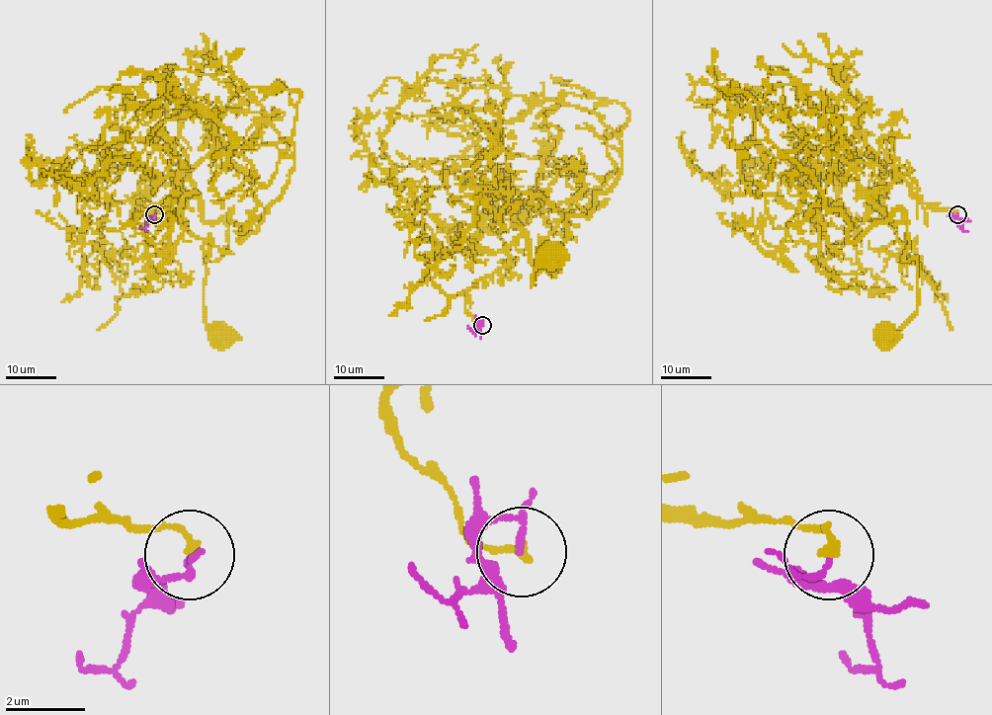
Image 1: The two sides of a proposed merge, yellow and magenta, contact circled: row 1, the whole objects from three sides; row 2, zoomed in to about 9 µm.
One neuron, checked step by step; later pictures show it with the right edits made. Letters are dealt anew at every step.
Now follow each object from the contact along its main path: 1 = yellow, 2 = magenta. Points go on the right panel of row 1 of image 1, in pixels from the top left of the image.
1: (956, 214), (923, 202), (897, 174), (867, 195), (906, 221), (902, 261), (915, 260), (918, 311), (888, 338)
2: (956, 214), (953, 216), (960, 220), (963, 228), (958, 226)

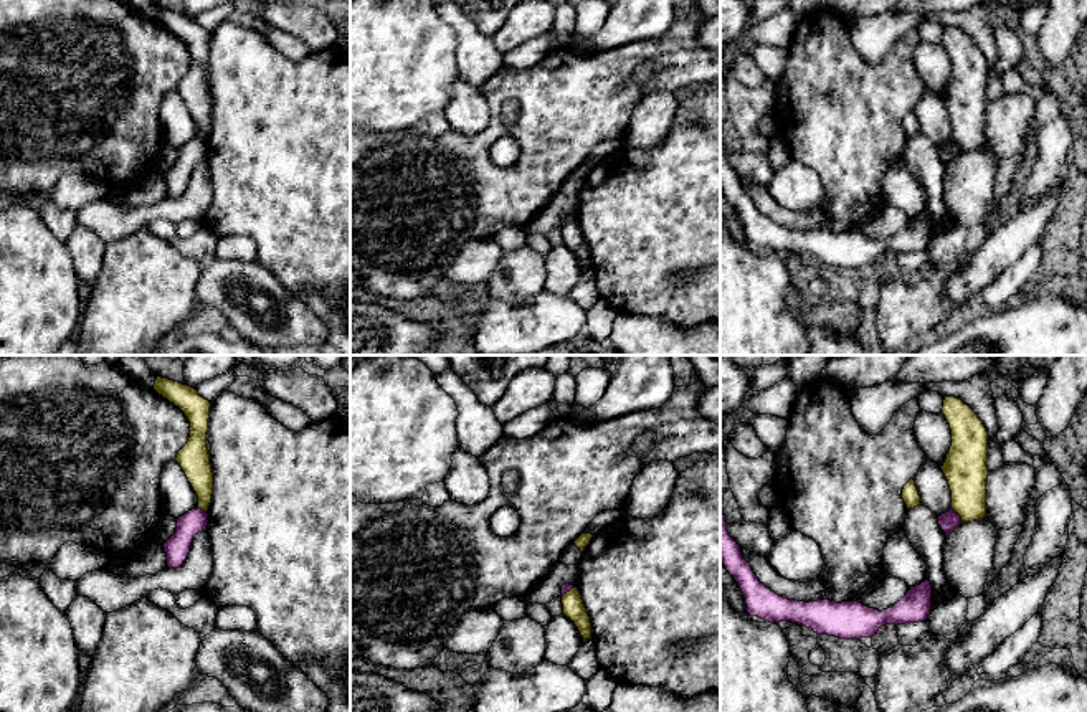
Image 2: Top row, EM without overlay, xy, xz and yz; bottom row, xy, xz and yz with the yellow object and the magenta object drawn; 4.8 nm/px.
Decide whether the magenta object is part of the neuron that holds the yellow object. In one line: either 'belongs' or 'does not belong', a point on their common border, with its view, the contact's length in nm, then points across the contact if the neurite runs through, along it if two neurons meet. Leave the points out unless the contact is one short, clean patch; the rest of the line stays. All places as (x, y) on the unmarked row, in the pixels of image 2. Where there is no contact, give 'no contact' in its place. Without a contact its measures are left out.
does not belong | yz (957, 142) | 90 nm | along yz (952, 137), (962, 151)

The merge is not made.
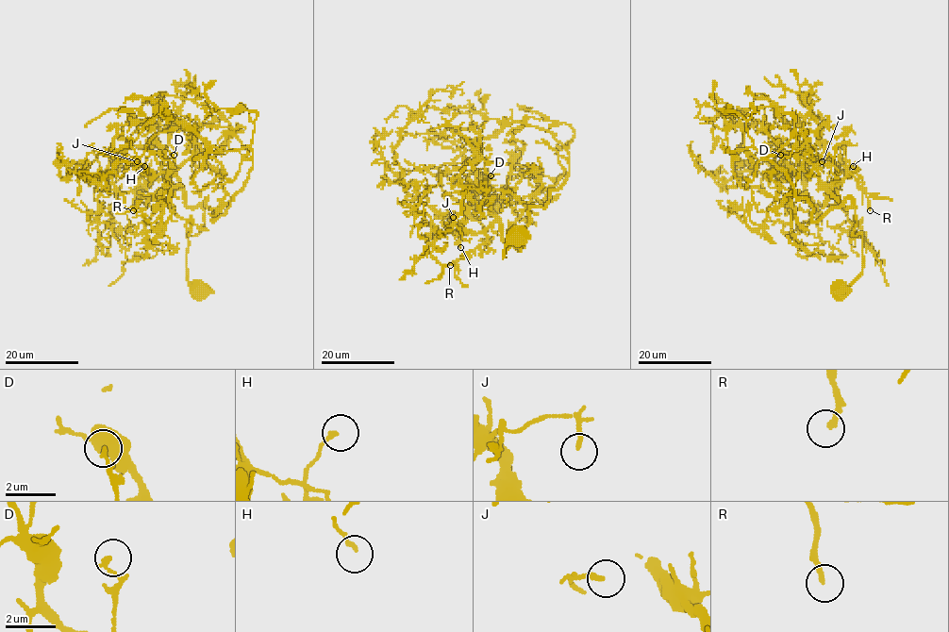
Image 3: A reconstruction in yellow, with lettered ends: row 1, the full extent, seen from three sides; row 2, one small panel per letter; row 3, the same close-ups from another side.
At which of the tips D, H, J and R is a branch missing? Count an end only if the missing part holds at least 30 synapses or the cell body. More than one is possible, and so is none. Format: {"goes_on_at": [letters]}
{"goes_on_at": ["R"]}

